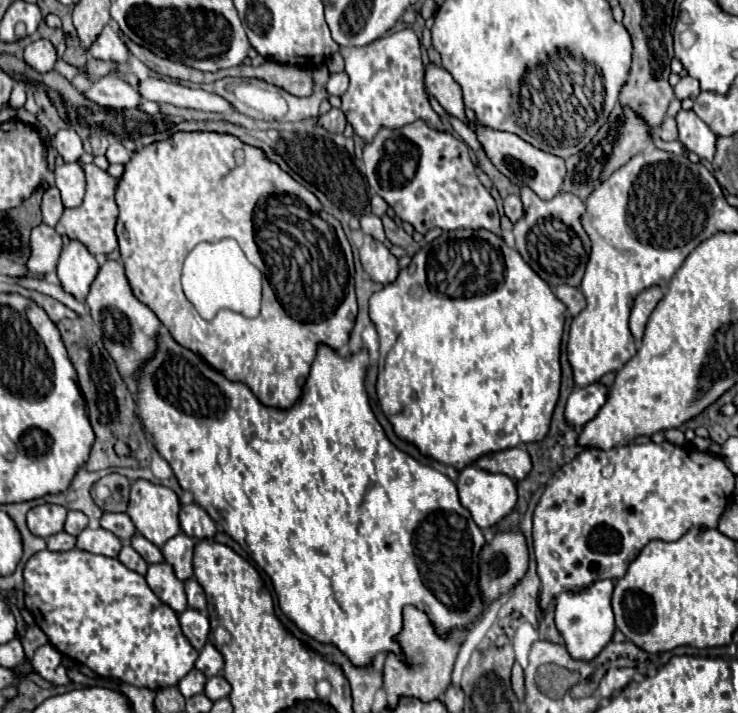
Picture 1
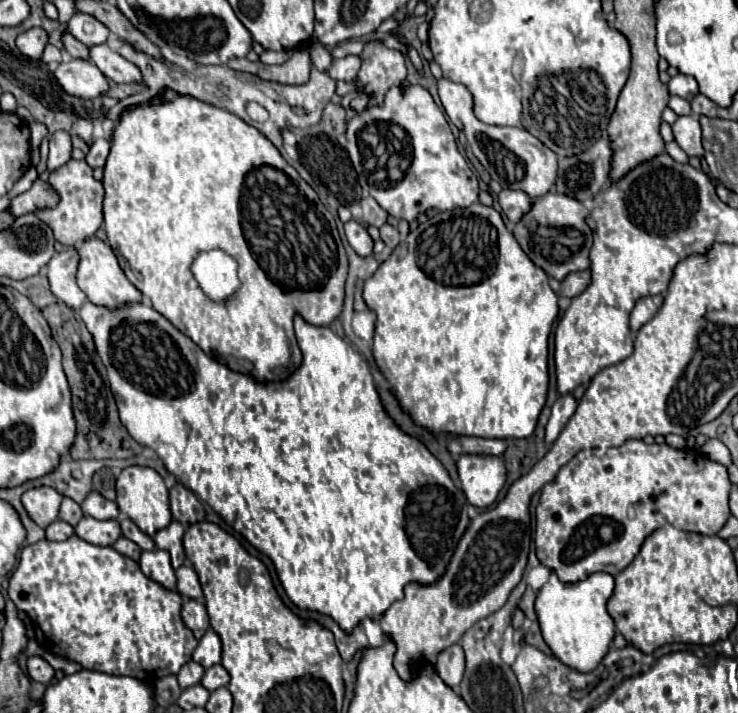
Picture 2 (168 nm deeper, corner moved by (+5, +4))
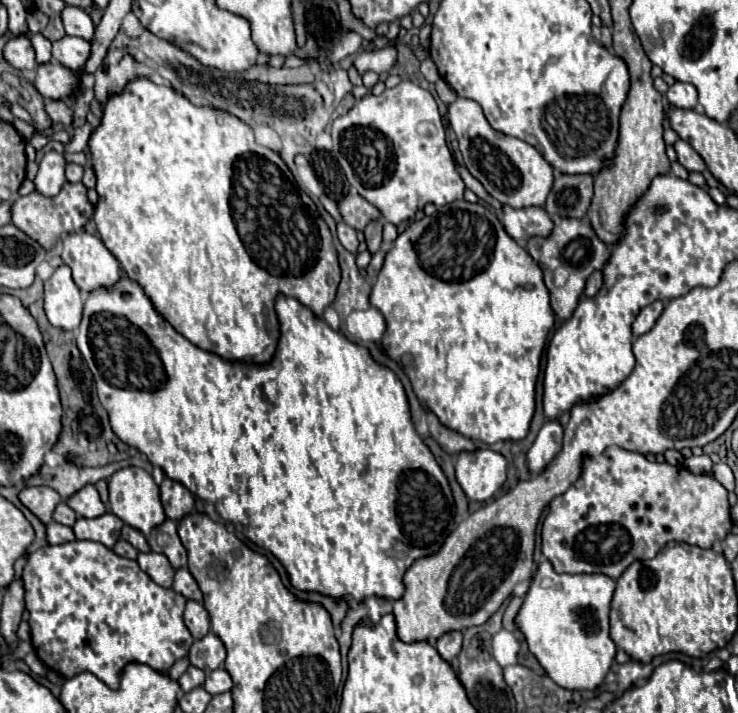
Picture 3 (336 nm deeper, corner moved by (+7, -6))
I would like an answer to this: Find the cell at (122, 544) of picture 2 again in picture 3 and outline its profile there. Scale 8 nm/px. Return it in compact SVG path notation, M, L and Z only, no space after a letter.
M119 539L119 541L113 545L113 551L115 551L117 555L121 555L121 557L127 557L127 559L137 559L137 555L139 555L139 551L137 551L131 543L127 543L125 539Z

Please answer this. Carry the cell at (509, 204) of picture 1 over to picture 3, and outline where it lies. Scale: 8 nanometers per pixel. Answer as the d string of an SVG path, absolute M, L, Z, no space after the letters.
M503 207L503 227L517 243L525 245L535 235L549 237L553 231L553 221L541 207Z

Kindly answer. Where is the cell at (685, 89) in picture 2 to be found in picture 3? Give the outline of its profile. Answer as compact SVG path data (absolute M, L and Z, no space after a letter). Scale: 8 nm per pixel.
M675 81L675 85L671 85L669 91L667 91L667 99L675 107L695 109L695 105L697 105L697 89L693 85L689 85L689 83Z

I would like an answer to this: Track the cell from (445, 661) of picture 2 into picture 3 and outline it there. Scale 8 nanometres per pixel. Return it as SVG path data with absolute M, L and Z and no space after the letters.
M449 631L445 635L441 635L439 639L435 639L435 647L439 651L439 655L447 661L453 661L455 655L459 655L461 651L461 631Z

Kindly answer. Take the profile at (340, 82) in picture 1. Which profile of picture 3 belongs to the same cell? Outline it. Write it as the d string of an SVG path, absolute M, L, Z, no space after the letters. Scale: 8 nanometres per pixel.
M389 43L381 49L371 49L371 51L363 51L357 55L355 59L355 67L359 73L365 71L375 71L375 73L387 73L393 65L397 63L397 47L395 43Z

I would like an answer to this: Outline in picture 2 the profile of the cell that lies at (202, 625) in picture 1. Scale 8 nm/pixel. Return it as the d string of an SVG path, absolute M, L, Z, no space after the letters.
M183 601L181 607L181 619L183 623L193 631L195 639L201 639L203 633L209 629L209 615L203 603L199 601Z

